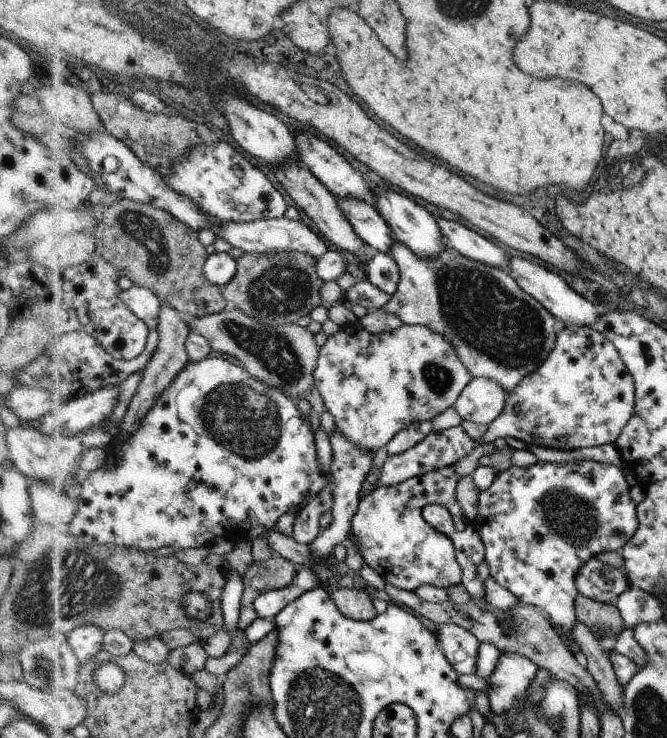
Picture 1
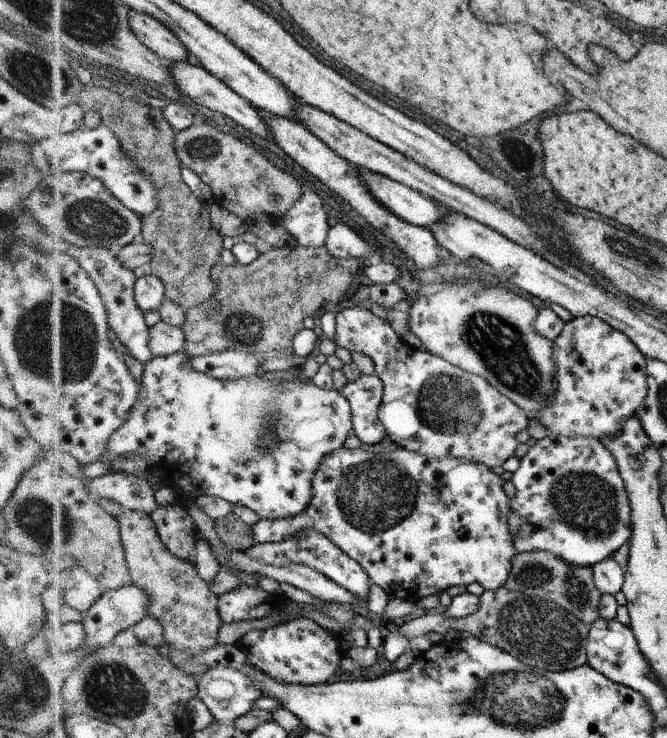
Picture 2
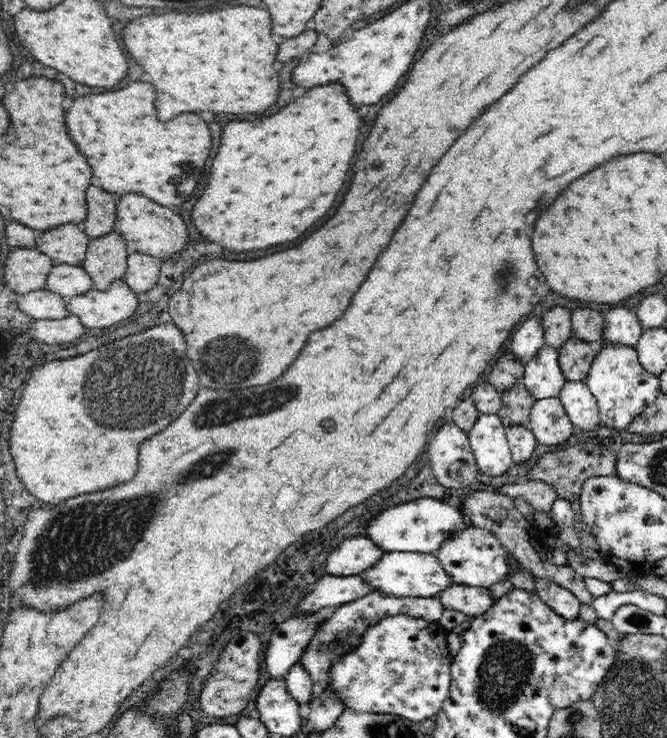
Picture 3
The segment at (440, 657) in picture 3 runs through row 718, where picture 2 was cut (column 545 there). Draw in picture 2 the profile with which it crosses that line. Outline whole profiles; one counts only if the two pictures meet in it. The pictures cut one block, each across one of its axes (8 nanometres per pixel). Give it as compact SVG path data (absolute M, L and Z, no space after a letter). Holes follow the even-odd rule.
M594 316L573 317L565 322L562 332L552 344L555 345L555 392L552 392L552 402L536 412L534 419L546 429L548 435L558 434L569 438L582 436L603 441L622 432L628 420L646 402L650 391L647 385L647 358L644 354L626 333Z

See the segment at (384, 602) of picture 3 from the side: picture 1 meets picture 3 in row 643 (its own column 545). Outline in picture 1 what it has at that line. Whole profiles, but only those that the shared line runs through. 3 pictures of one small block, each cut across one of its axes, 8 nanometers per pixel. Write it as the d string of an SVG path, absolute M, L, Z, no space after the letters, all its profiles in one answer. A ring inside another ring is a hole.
M394 239L388 254L398 265L399 281L390 302L380 310L400 318L403 324L426 325L446 336L473 378L492 378L508 395L555 348L555 316L524 292L507 270L470 260L450 245L439 258L422 260L412 248Z

